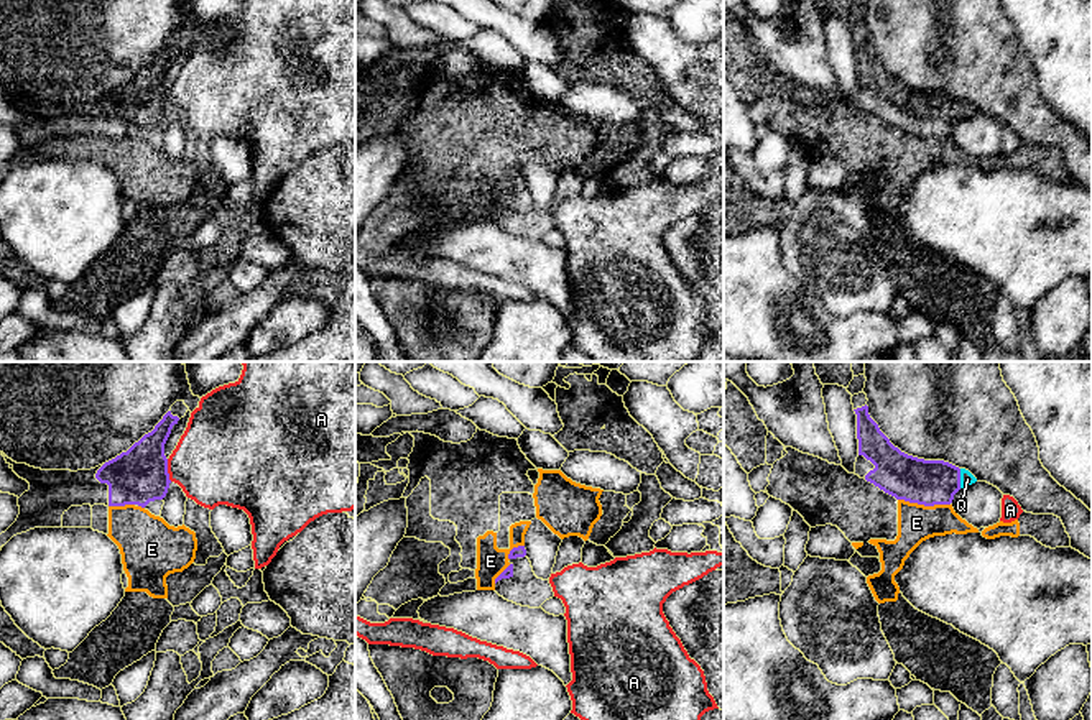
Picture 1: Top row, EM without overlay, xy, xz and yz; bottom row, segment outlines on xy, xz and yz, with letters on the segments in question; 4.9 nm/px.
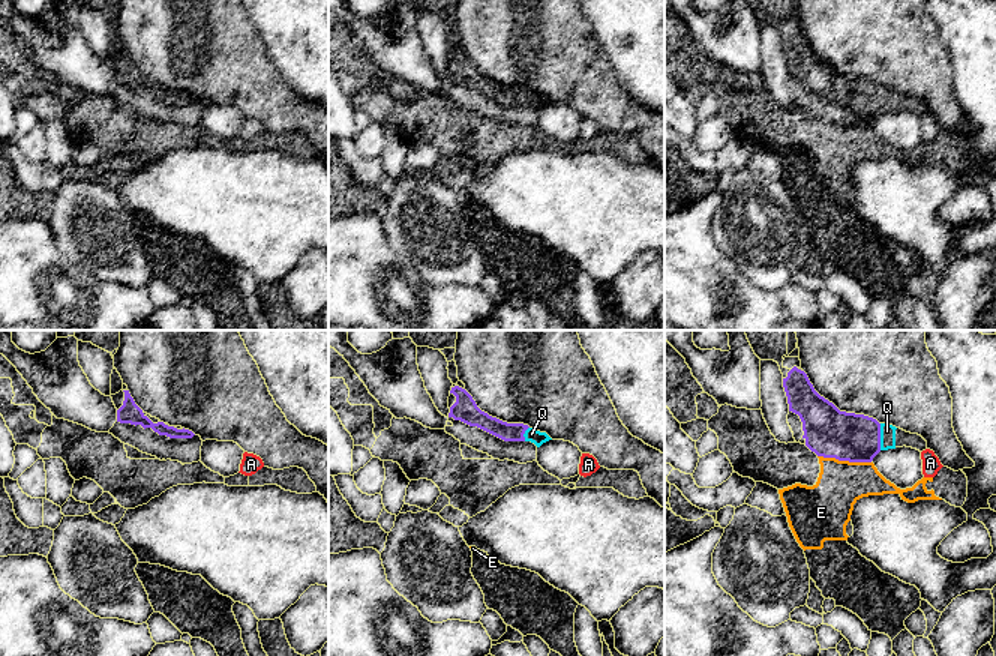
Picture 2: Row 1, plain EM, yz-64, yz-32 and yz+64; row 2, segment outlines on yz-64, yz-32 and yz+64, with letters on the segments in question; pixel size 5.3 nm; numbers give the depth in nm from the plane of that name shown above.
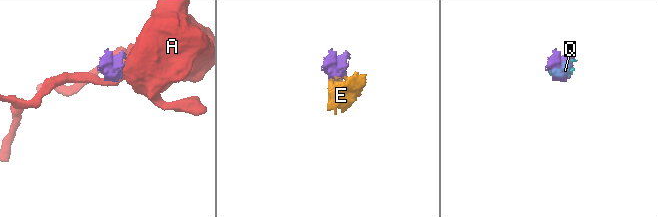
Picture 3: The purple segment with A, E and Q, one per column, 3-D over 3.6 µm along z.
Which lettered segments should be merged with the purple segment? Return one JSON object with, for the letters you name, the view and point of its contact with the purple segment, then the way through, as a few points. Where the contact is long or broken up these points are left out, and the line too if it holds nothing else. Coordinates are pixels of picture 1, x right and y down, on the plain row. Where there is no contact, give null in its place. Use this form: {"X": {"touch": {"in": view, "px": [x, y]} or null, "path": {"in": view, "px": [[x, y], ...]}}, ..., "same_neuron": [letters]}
{"Q": {"touch": {"in": "yz", "px": [959, 110]}}, "same_neuron": ["Q"]}

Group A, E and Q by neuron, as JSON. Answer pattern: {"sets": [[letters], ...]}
{"sets": [["A"], ["E"], ["Q"]]}

